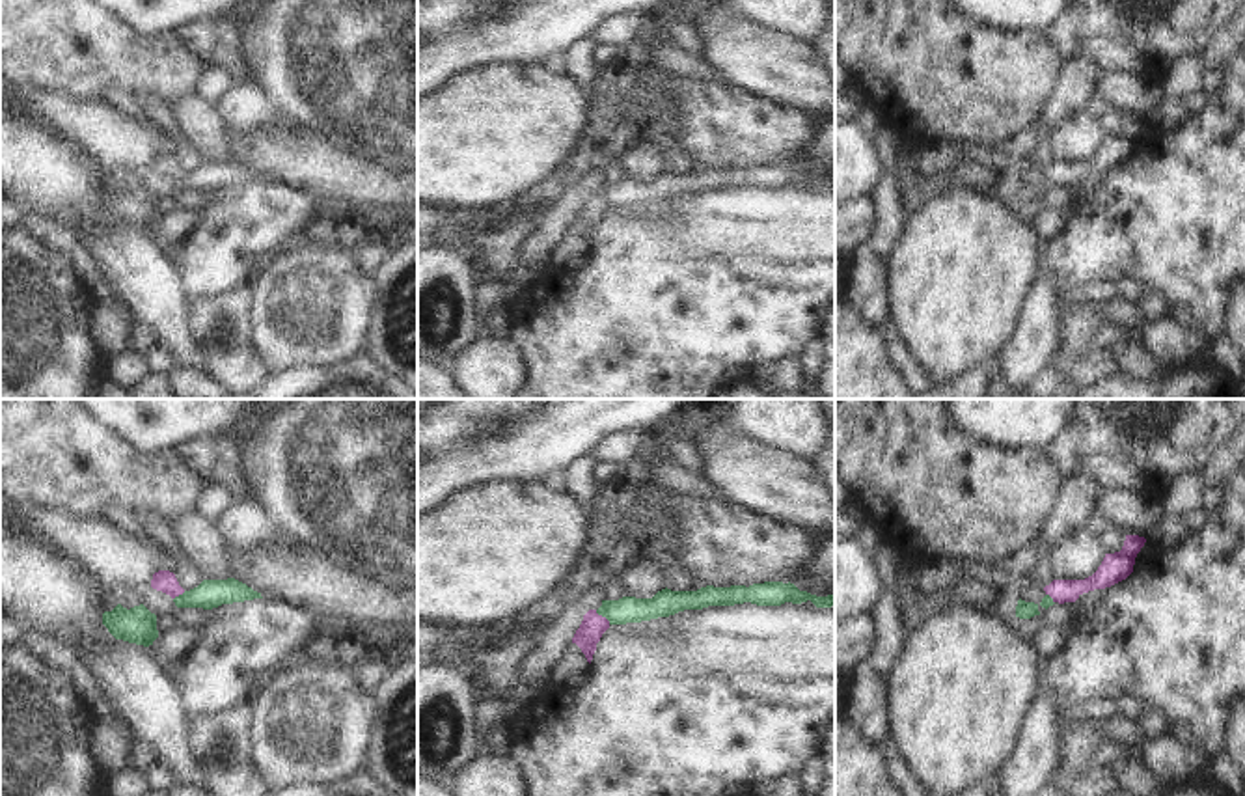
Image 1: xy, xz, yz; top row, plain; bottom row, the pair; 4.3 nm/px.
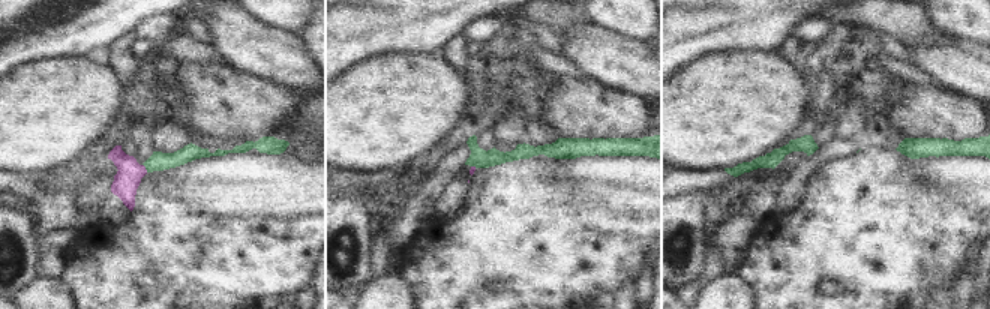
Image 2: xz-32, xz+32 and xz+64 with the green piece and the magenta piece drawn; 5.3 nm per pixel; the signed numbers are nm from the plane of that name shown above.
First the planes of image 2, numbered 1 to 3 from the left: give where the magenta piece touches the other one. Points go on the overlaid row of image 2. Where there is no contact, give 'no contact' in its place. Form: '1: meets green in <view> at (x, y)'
1: meets green in xz-32 at (146, 168)
2: meets green in xz+32 at (474, 165)
3: no contact

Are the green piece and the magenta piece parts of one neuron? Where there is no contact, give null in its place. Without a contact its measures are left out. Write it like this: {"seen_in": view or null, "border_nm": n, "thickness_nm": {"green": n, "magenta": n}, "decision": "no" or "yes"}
{"seen_in": "xz", "border_nm": 90, "thickness_nm": {"green": 110, "magenta": 110}, "decision": "no"}

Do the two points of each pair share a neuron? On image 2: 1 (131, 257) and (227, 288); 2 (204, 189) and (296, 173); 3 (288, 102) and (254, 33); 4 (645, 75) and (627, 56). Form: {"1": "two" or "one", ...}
{"1": "one", "2": "one", "3": "two", "4": "one"}

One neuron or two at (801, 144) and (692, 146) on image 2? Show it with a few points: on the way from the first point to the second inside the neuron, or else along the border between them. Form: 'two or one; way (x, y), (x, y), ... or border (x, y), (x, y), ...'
two; border (767, 152), (734, 165)

